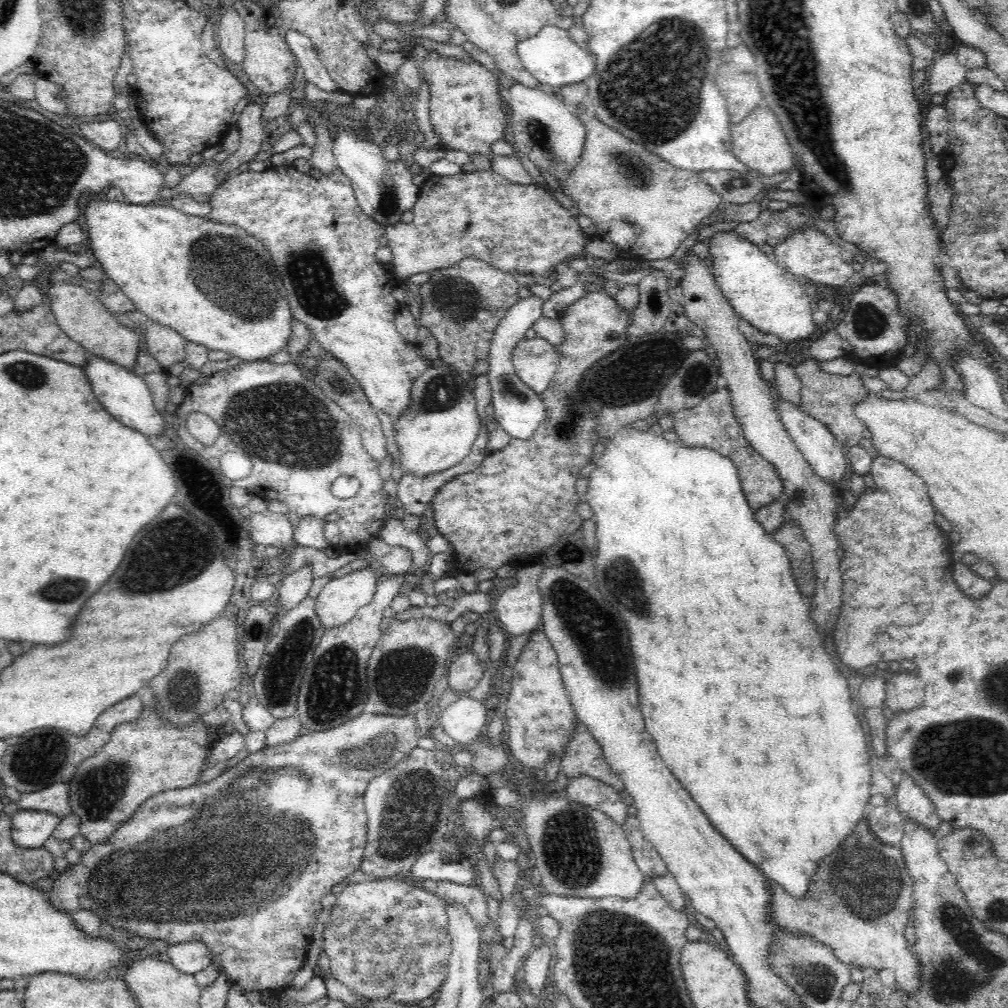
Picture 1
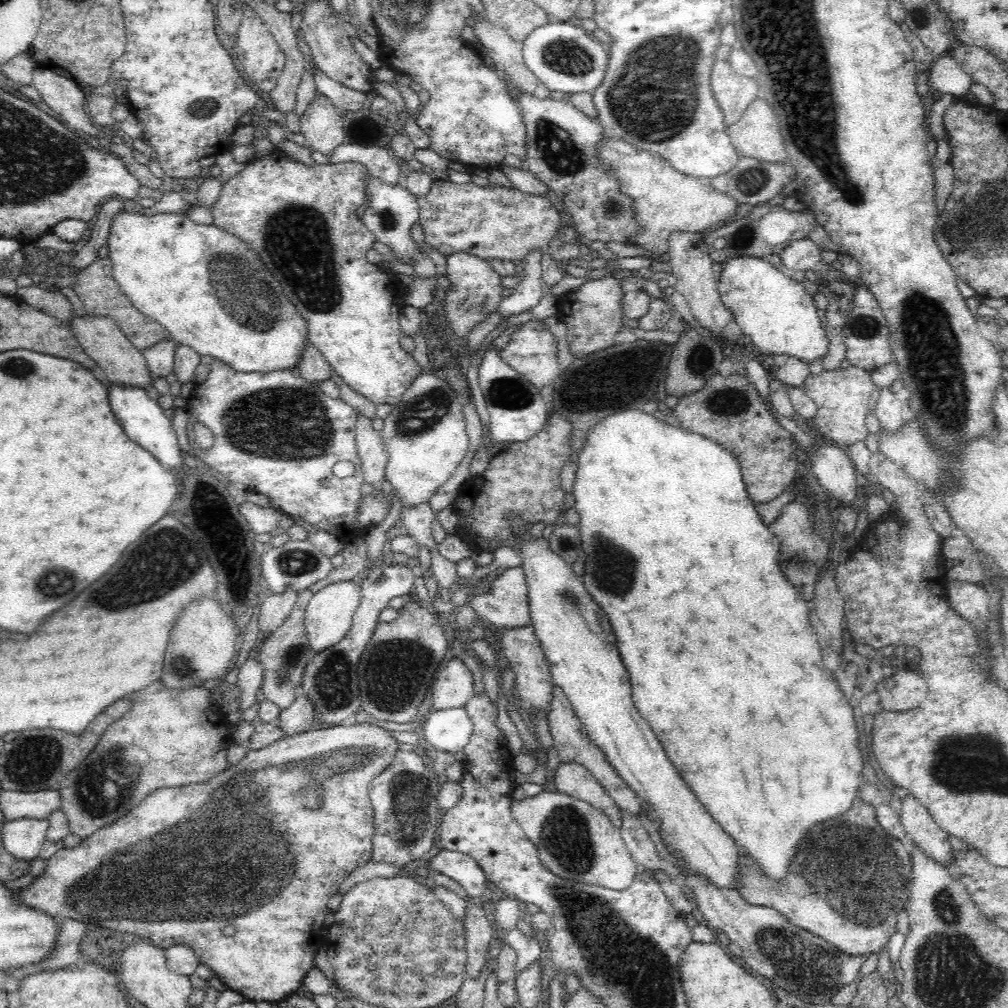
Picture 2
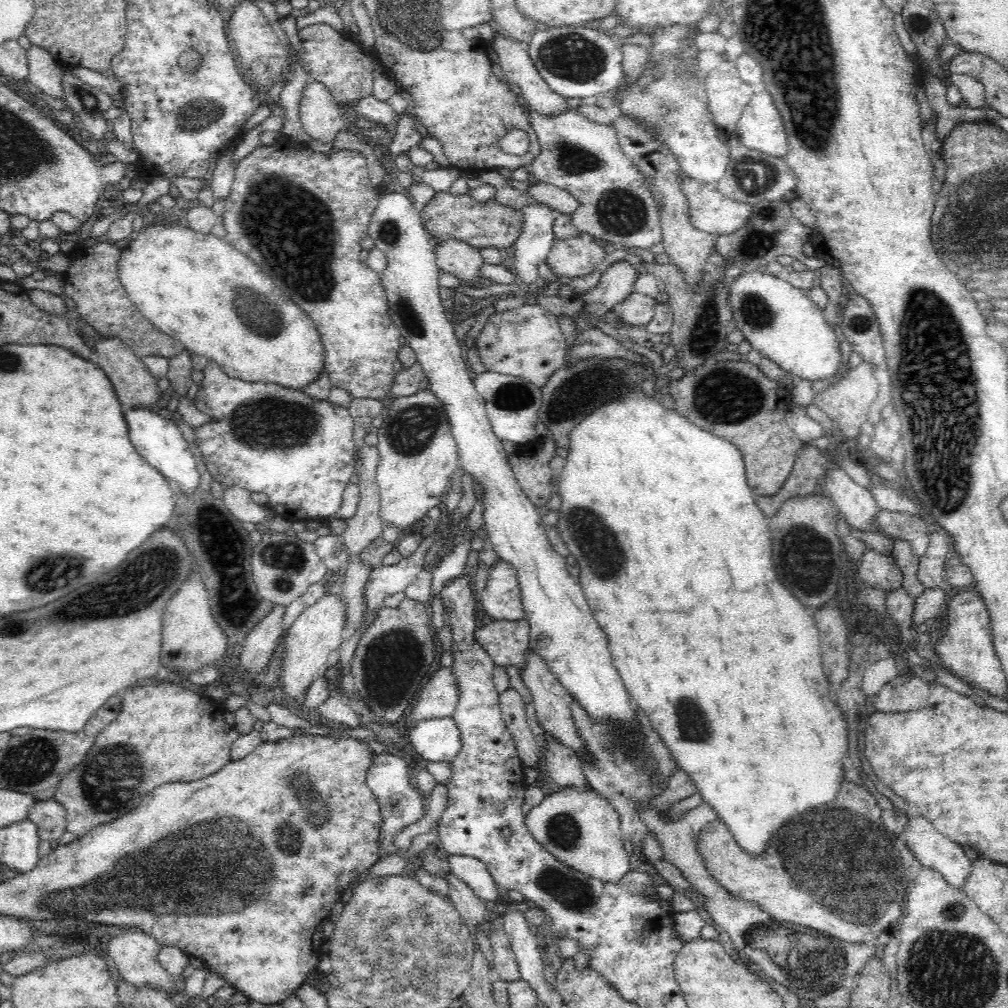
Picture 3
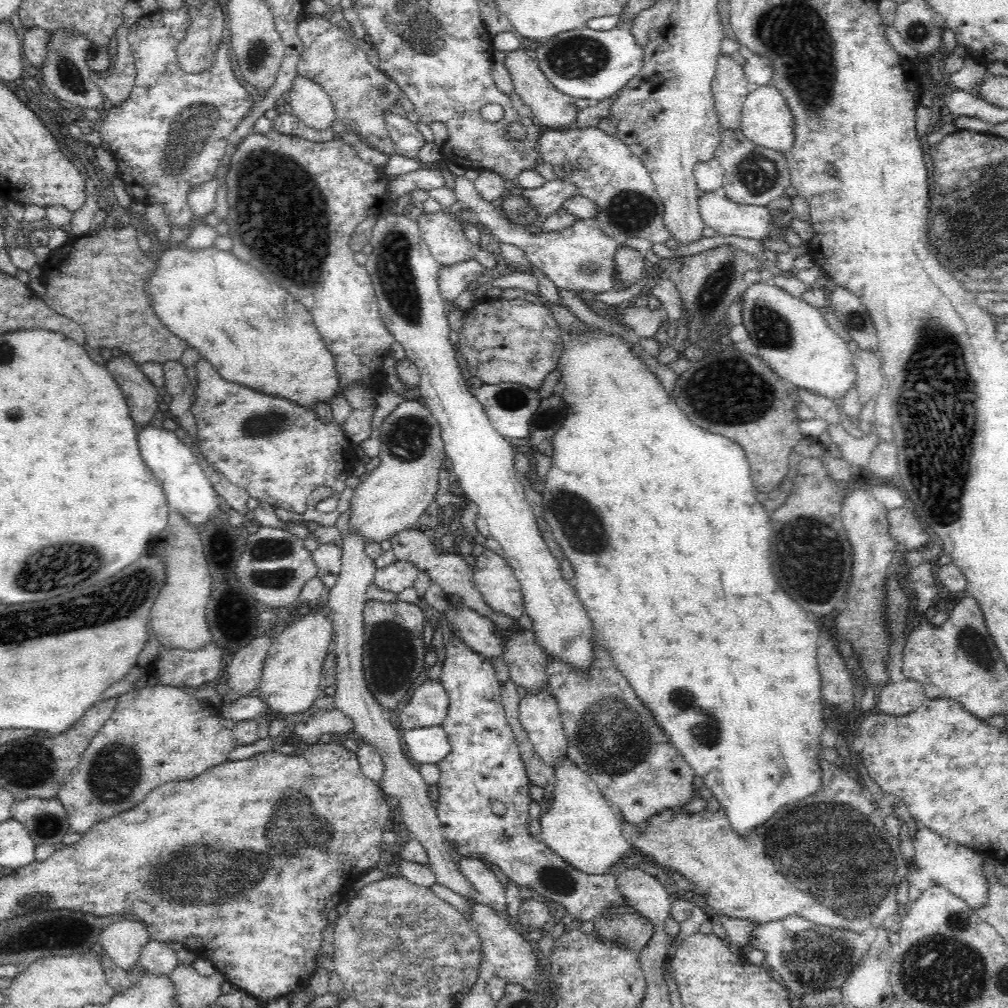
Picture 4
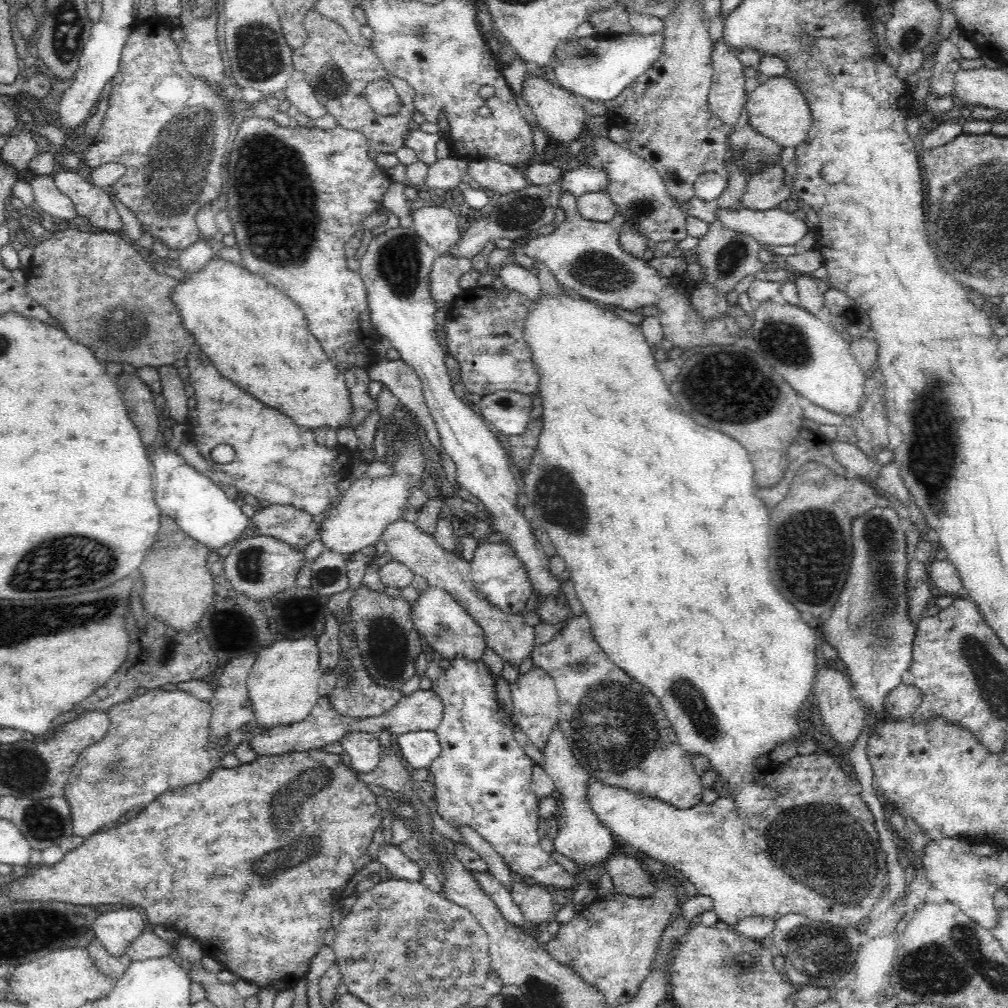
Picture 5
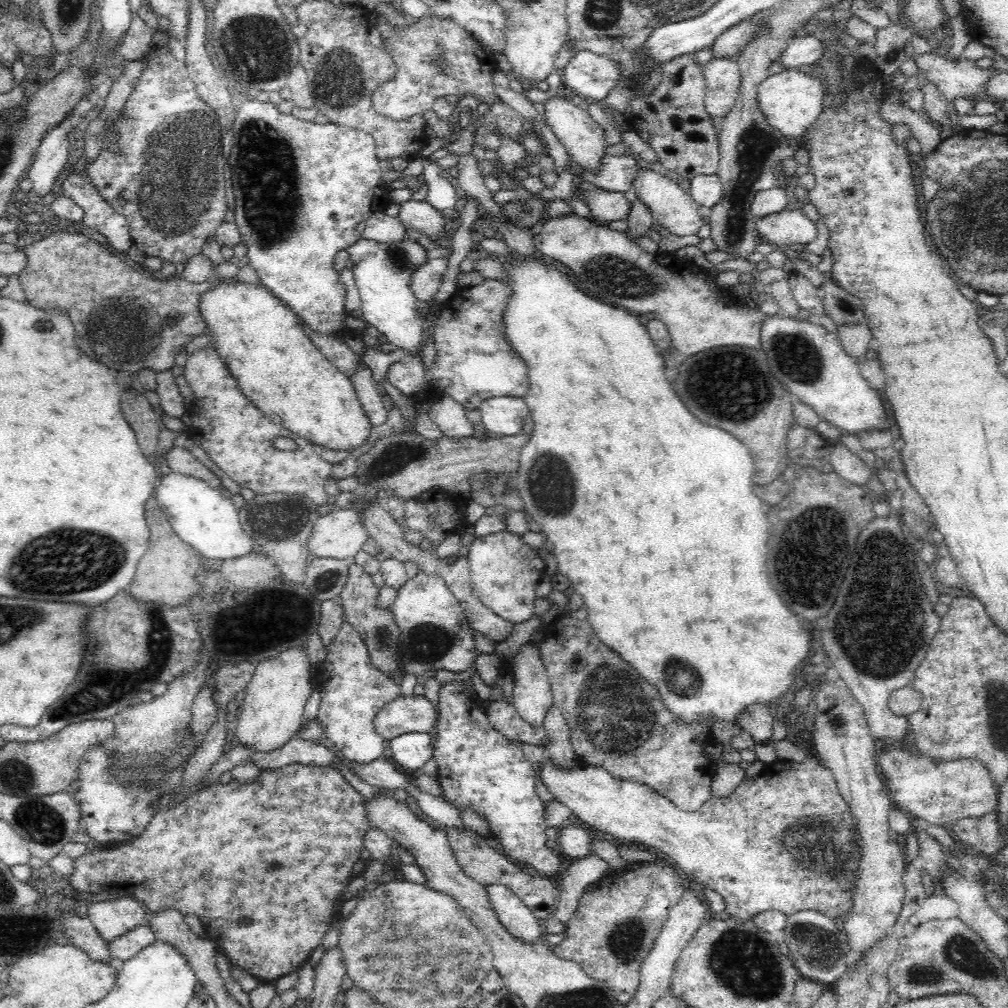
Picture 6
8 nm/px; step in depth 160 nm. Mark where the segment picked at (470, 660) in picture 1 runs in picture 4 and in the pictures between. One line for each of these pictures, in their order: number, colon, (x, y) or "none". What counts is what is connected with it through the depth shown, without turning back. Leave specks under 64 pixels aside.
2: (454, 686)
3: (439, 697)
4: (430, 704)

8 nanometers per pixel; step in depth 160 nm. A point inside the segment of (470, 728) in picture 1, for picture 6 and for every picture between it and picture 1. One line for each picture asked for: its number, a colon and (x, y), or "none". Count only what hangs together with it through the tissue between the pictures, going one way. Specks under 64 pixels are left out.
2: (451, 729)
3: (437, 740)
4: (427, 745)
5: (421, 748)
6: (411, 752)

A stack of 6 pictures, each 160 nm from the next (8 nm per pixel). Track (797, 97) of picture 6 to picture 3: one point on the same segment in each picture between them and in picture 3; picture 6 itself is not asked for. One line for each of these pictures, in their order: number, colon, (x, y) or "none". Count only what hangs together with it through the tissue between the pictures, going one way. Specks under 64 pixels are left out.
3: (760, 128)
4: (766, 120)
5: (776, 108)

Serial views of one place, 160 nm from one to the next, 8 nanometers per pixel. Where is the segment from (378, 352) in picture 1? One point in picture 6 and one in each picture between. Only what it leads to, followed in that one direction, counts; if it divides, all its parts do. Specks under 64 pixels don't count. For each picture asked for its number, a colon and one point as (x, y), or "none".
2: (301, 220)
3: (300, 216)
4: (294, 204)
5: (277, 175)
6: (303, 190)

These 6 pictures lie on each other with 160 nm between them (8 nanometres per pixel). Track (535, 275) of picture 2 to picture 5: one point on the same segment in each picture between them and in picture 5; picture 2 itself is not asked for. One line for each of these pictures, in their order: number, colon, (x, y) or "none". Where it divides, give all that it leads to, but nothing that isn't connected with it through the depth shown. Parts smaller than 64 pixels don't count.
3: (532, 248)
4: (547, 199)
5: (579, 181)

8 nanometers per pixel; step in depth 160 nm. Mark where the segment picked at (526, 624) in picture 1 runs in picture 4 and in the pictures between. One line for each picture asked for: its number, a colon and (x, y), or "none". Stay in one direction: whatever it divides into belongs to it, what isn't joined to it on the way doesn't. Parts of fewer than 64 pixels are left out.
2: (506, 606)
3: (501, 598)
4: (494, 578)

